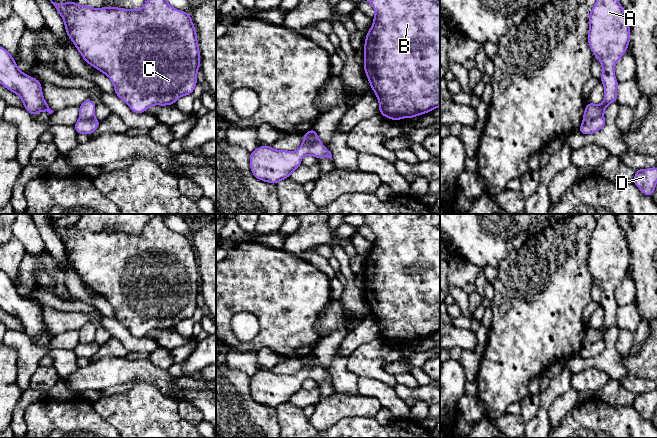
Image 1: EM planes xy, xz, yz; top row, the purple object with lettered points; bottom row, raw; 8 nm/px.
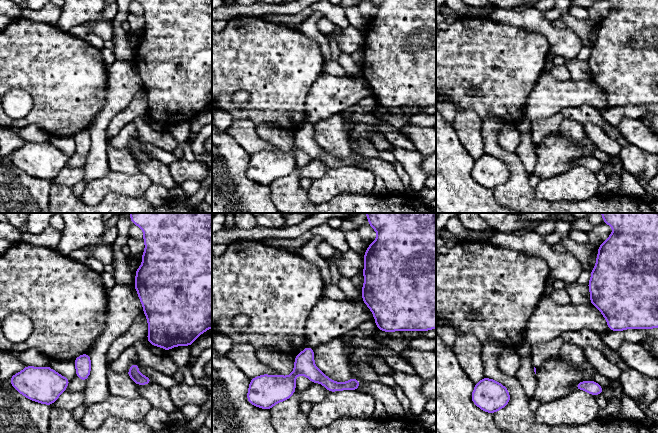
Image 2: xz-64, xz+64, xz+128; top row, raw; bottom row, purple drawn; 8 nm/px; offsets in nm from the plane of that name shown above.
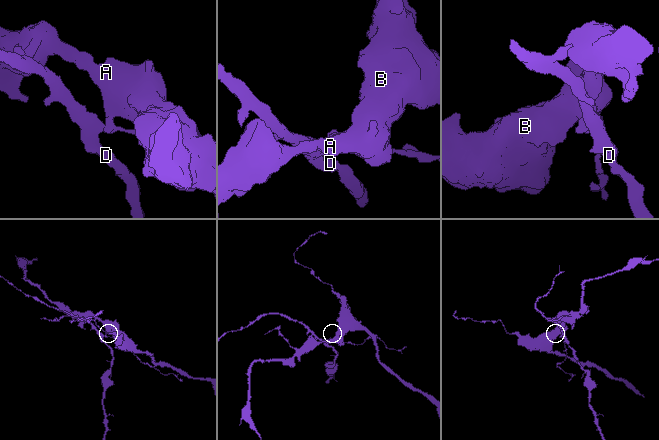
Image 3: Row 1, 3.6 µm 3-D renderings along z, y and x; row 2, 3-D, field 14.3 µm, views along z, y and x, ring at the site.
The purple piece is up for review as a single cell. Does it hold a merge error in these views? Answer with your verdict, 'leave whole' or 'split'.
split

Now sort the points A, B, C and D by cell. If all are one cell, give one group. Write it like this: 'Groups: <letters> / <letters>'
Groups: A B C / D

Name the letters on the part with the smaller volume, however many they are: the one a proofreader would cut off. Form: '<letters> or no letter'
D

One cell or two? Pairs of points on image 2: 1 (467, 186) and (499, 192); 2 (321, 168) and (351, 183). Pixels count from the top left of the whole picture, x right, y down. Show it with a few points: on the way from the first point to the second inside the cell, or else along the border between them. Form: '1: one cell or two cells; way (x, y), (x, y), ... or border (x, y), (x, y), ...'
1: two cells; border (493, 190), (494, 197), (499, 202)
2: two cells; border (329, 168), (321, 176), (313, 180)

